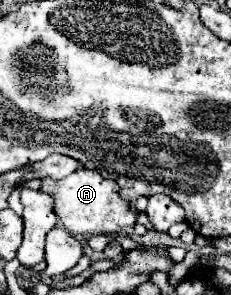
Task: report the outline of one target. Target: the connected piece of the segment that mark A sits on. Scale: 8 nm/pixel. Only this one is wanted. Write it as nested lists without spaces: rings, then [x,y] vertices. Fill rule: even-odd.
[[[77,168],[71,176],[63,180],[41,178],[41,190],[55,200],[55,214],[59,222],[75,236],[93,236],[93,234],[133,234],[137,210],[131,210],[127,202],[119,196],[119,188],[113,180],[103,178],[97,170]]]

